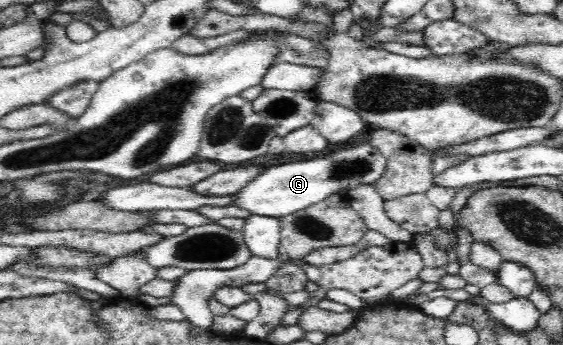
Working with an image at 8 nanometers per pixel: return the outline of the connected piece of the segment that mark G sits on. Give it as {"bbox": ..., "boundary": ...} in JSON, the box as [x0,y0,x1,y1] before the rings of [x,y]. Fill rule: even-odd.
{"bbox":[233,144,386,218],"boundary":[[[352,144],[347,149],[333,152],[329,157],[299,159],[295,163],[275,167],[267,165],[261,175],[235,193],[233,205],[247,209],[253,215],[282,218],[321,203],[335,193],[346,195],[353,187],[374,184],[385,173],[385,167],[386,157],[371,144]]]}

